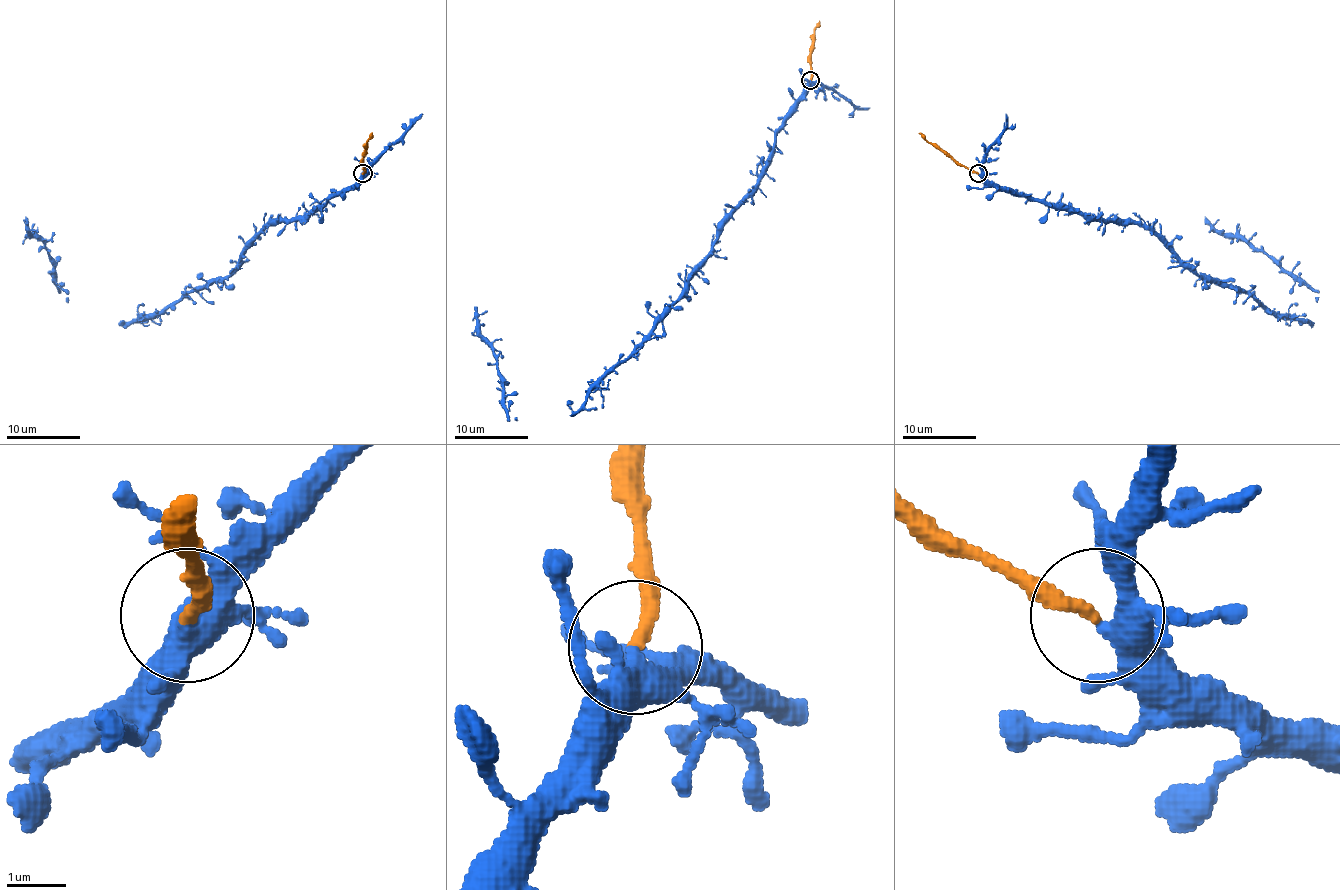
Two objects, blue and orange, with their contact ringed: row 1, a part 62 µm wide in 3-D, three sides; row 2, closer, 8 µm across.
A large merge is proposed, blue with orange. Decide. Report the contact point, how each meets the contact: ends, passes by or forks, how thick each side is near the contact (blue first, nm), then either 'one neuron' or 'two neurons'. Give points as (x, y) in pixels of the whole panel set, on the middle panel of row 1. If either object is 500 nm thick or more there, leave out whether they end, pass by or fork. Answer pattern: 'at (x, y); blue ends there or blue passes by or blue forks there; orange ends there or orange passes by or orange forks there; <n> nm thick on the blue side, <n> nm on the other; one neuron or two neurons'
at (810, 80); blue forks there; orange ends there; 340 nm thick on the blue side, 240 nm on the other; two neurons

